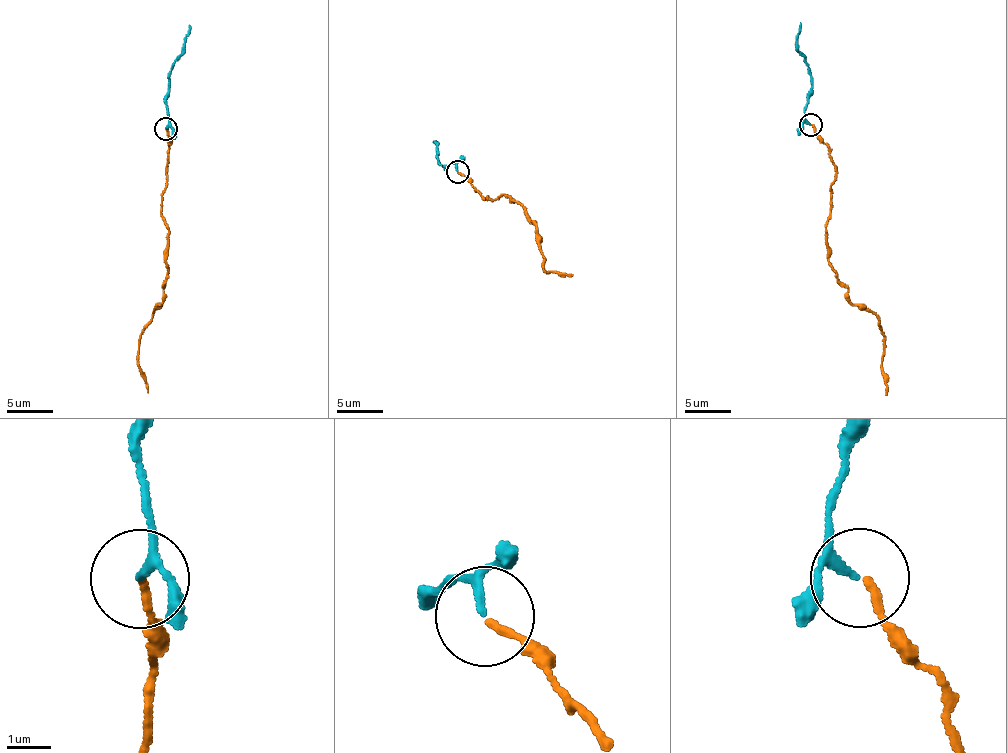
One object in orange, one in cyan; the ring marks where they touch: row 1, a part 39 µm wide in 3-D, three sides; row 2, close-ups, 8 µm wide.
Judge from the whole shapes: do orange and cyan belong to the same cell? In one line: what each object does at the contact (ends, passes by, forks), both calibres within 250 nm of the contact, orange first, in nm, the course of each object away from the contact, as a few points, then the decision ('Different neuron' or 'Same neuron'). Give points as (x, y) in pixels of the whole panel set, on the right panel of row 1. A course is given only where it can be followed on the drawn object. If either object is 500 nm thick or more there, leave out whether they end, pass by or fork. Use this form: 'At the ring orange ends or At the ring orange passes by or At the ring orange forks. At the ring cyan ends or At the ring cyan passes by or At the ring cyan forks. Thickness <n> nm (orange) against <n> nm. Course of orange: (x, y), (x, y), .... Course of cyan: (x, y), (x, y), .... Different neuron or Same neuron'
At the ring orange ends. At the ring cyan passes by. Thickness 160 nm (orange) against 140 nm. Course of orange: (812, 124), (835, 167), (828, 264), (846, 289), (846, 298), (877, 318), (884, 337), (885, 395). Course of cyan: (810, 124), (804, 117), (804, 108), (811, 90), (811, 71), (797, 48), (800, 23). Same neuron

